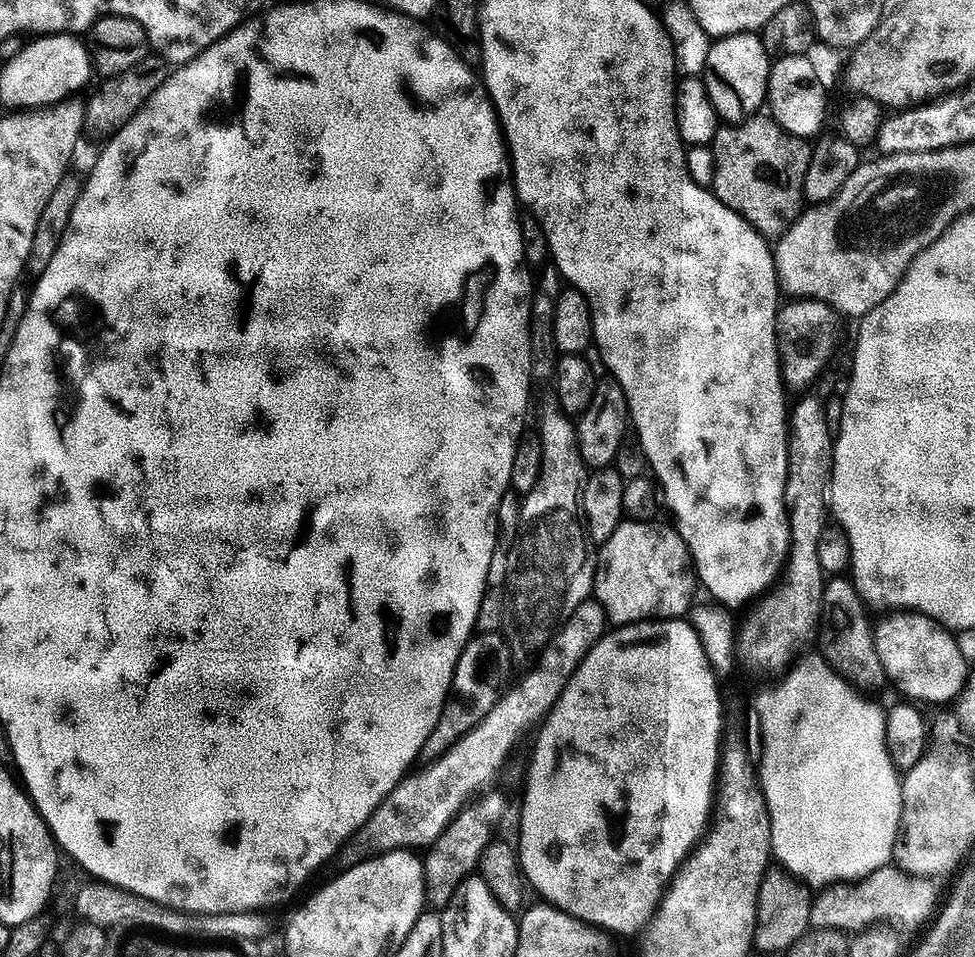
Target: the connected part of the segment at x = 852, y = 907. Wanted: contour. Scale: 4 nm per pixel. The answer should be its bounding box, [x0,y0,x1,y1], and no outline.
[810,866,938,934]

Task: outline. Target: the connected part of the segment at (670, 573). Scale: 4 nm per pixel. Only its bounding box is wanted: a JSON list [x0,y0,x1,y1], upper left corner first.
[592,518,698,626]

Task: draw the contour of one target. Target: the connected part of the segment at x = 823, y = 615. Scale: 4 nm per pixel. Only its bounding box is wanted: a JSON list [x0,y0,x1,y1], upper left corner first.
[818,579,886,694]

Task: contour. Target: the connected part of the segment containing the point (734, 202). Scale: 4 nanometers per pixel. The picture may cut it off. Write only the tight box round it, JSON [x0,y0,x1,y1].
[710,114,812,237]

